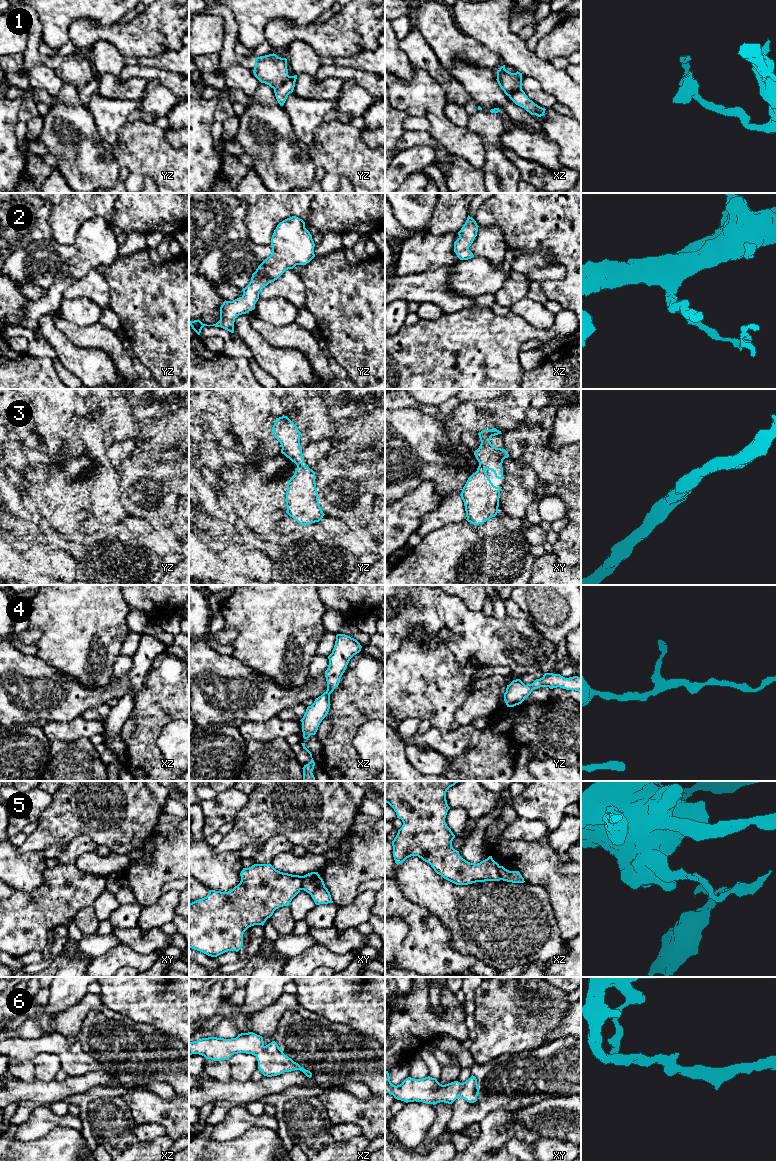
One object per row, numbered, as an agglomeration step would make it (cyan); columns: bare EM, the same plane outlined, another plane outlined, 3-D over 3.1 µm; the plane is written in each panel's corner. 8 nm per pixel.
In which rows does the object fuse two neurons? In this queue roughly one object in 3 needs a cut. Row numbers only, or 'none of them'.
1, 5

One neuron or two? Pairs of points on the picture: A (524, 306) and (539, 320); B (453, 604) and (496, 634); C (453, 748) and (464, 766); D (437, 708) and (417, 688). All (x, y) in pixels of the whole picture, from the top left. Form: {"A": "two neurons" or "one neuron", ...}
{"A": "one neuron", "B": "one neuron", "C": "two neurons", "D": "one neuron"}

